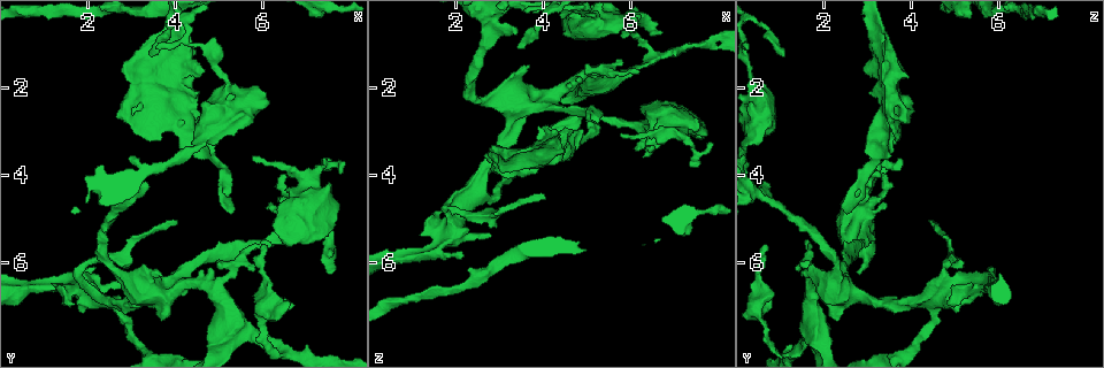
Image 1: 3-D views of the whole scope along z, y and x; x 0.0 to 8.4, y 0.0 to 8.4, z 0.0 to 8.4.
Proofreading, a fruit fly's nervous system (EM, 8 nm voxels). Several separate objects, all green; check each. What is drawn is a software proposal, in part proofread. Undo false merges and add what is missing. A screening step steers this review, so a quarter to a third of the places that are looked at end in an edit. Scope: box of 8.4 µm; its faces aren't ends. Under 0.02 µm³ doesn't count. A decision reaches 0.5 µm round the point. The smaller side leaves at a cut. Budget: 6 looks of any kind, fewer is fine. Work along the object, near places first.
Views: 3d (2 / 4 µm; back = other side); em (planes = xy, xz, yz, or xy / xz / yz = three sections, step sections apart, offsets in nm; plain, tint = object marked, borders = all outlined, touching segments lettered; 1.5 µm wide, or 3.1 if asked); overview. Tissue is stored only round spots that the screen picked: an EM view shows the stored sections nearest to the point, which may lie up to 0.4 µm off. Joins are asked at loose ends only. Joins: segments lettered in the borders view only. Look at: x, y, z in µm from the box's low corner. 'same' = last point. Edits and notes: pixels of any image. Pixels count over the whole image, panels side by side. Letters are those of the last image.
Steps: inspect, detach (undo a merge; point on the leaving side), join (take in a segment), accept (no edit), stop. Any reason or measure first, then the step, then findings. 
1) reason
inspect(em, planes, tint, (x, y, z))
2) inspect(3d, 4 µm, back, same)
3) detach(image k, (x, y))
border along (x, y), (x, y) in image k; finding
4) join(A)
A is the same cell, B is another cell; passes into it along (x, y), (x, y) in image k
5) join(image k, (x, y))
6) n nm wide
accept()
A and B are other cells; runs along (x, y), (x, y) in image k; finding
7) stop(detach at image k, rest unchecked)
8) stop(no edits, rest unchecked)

branch stops here
inspect(3d, 4 µm, (4.05, 5.10, 4.55))

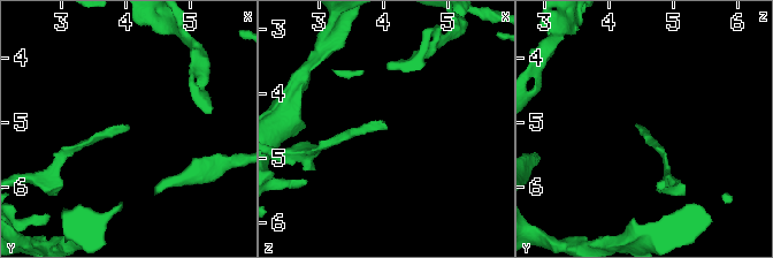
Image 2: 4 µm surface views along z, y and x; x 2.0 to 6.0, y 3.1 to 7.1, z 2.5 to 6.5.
inspect(em, planes, borders, (4.05, 5.05, 4.50))

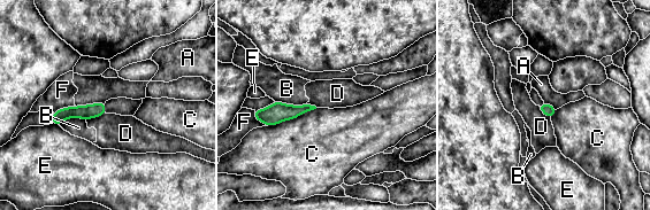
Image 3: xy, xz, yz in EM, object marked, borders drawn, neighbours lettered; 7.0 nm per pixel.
accept()
A, B, C, D, E and F are other cells; runs along (102, 104), (54, 121) in image 3; none of them fits

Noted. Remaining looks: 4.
thick turns thin
inspect(em, planes, tint, (2.65, 4.70, 1.05))

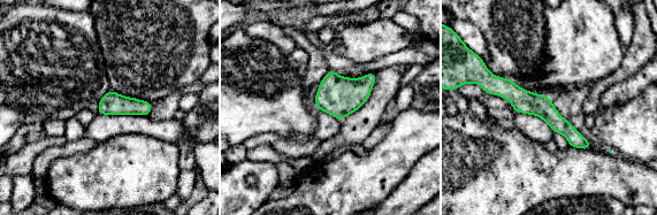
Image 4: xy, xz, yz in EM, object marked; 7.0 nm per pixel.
inspect(em, planes, borders, same)

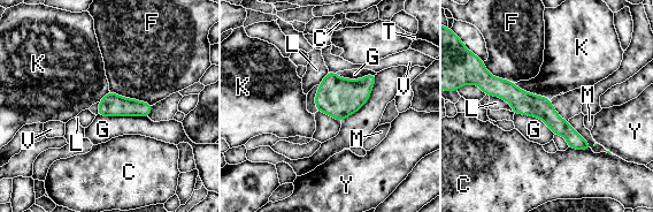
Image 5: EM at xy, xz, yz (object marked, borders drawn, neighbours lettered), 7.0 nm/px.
accept()
C, F, G, K, L, M, T, V and Y are other cells; runs along (486, 85), (539, 106), (586, 146) in image 5; all the same neuron

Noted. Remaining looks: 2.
thin end
inspect(em, planes, tint, (5.95, 5.60, 0.70))

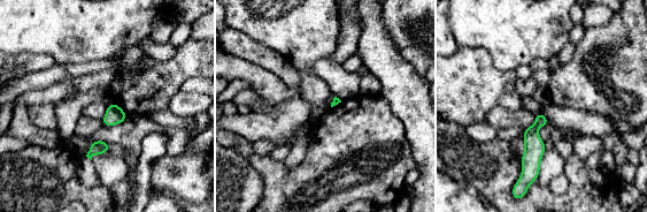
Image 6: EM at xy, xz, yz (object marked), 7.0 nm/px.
inspect(em, planes, borders, same)

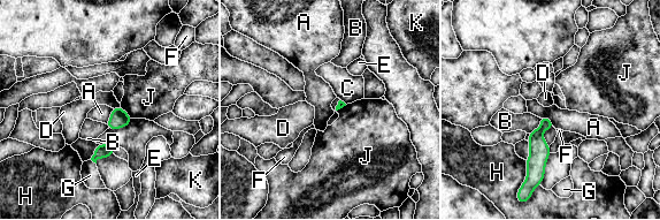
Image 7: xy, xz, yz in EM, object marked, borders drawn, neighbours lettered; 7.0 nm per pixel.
accept()
A, B, C, D, E, F, G, H, J and K are other cells; border along (539, 116), (547, 116), (554, 127) in image 7; no lettered segment goes on from it

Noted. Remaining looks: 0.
stop(no edits, rest unchecked)

